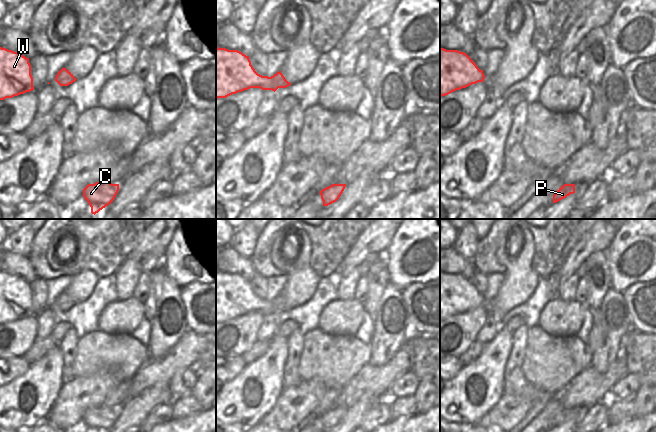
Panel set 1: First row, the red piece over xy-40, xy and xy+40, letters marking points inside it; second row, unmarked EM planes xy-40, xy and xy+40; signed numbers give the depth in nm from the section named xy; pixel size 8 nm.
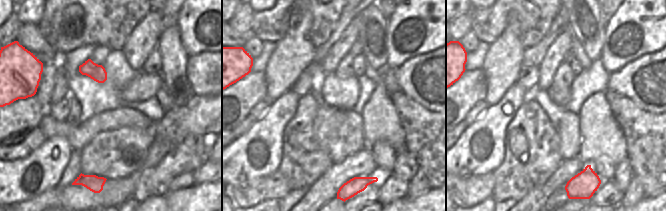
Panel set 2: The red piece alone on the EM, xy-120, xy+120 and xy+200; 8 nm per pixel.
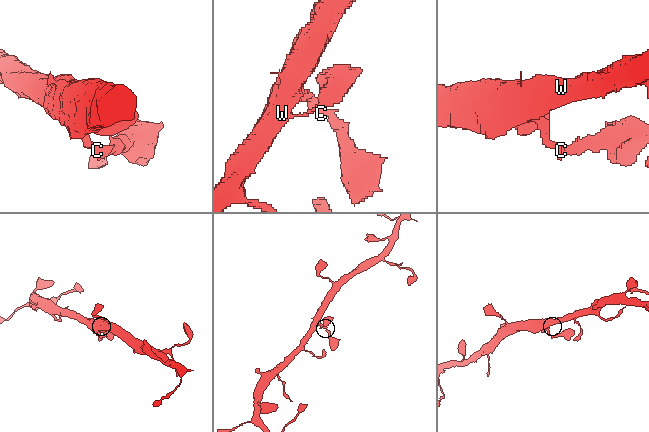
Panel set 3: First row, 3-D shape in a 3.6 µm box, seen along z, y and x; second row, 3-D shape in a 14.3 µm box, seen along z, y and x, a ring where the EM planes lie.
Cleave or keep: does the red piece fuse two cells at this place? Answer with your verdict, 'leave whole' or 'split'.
leave whole

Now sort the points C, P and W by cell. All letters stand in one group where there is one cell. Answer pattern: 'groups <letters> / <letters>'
groups C P W

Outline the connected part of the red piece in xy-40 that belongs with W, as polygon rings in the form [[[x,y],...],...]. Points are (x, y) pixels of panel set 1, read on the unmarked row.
[[[0,271],[0,324],[34,314],[29,282]]]

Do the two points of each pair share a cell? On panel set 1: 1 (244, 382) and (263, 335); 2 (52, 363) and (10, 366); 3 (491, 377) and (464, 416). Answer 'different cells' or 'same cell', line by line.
1: different cells
2: different cells
3: same cell

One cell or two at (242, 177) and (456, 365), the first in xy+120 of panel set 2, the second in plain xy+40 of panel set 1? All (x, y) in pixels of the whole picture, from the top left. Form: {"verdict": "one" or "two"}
{"verdict": "two"}

